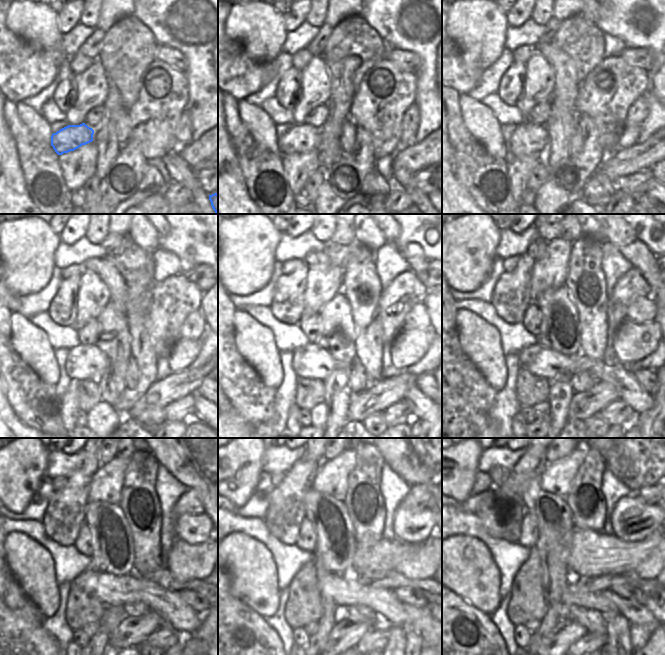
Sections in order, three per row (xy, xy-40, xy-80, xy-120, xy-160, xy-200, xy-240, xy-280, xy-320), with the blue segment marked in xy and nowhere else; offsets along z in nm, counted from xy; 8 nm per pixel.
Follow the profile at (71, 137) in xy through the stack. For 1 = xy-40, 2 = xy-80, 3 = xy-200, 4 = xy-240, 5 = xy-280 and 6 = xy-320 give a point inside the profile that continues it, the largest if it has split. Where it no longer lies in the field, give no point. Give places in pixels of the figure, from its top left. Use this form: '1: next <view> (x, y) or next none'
1: next xy-40 (301, 138)
2: next xy-80 (528, 139)
3: next xy-200 (540, 361)
4: next xy-240 (110, 589)
5: next xy-280 (344, 590)
6: next xy-320 (576, 593)

